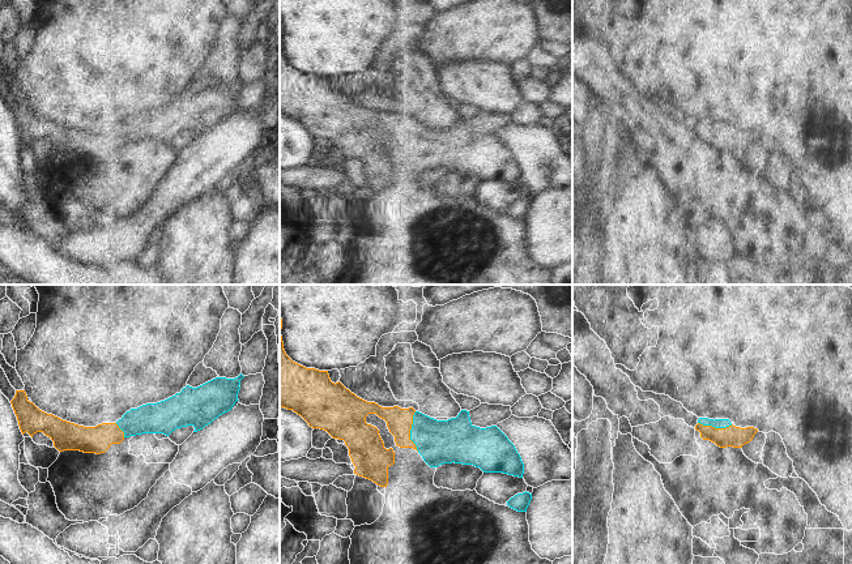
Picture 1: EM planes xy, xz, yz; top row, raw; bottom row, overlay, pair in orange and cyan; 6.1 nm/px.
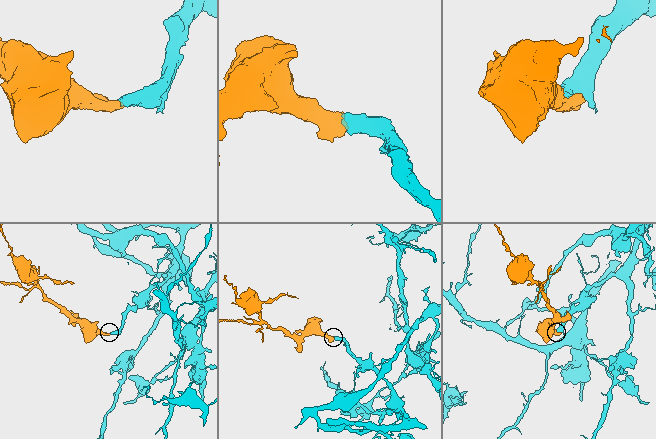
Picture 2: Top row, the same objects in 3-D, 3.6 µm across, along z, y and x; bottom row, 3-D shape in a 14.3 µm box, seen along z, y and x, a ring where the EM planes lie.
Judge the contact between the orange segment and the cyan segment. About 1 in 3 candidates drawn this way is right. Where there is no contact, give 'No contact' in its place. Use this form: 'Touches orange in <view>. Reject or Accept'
Touches orange in xz. Accept.

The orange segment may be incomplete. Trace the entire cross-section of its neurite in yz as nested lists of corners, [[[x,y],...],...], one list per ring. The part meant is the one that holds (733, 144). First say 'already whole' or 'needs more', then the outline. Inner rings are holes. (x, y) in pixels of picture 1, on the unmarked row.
needs more; [[[699,125],[695,137],[700,140],[703,148],[710,148],[720,155],[742,155],[750,150],[758,140],[754,134],[736,134],[729,127]]]

